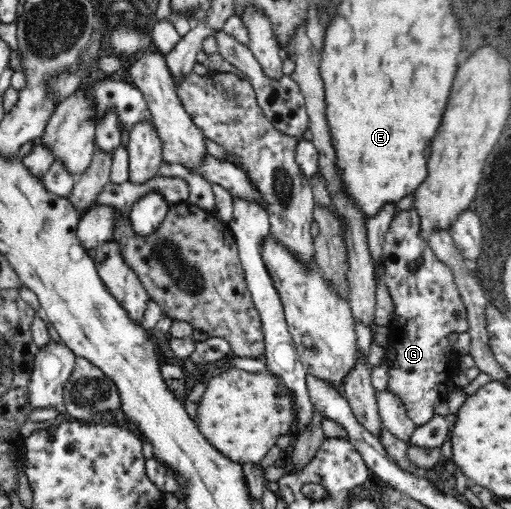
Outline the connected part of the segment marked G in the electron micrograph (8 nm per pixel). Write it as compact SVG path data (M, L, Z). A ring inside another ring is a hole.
M414 210L401 211L395 215L390 229L383 243L384 273L382 281L390 292L393 304L394 319L389 323L391 334L388 337L388 349L390 350L391 365L388 369L387 393L394 393L397 399L402 401L408 418L413 425L418 427L425 425L435 415L436 403L444 398L444 394L450 392L453 386L453 377L459 371L456 363L456 351L450 344L448 336L457 331L468 331L466 306L458 288L452 270L441 262L433 249L429 246L422 234L420 234L420 218Z

